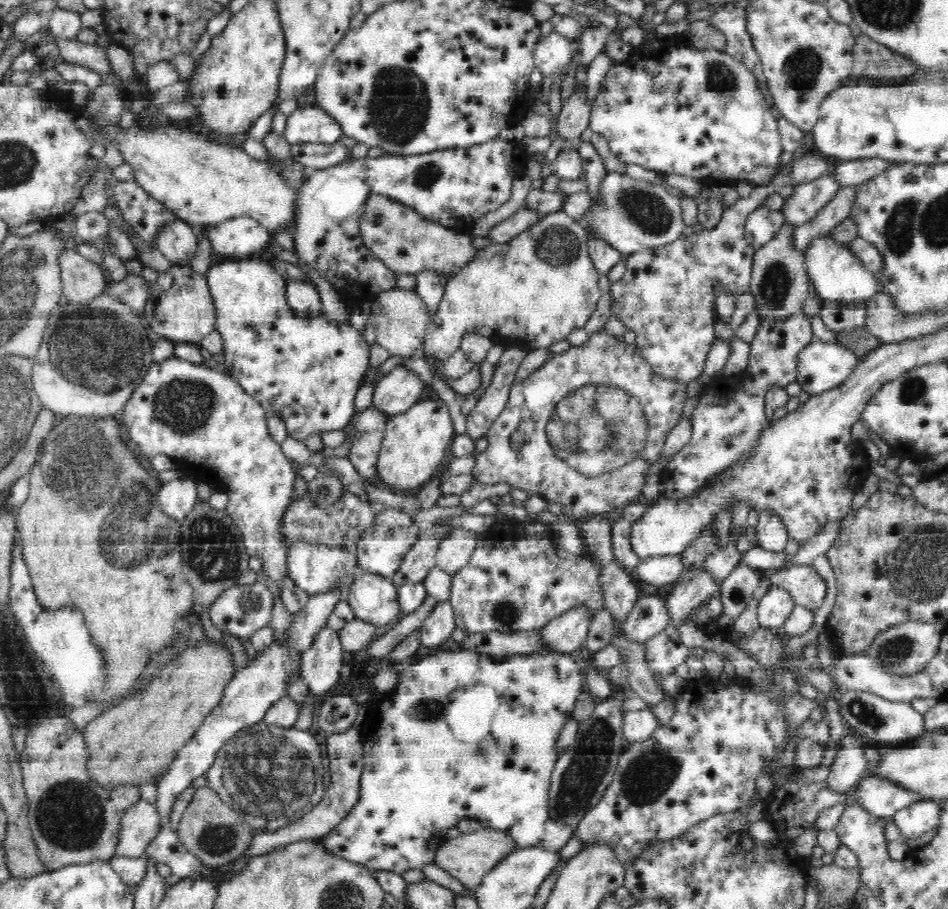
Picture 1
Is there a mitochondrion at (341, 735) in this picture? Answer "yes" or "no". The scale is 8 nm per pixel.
no

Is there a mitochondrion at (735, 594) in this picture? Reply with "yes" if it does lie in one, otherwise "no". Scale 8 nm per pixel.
yes

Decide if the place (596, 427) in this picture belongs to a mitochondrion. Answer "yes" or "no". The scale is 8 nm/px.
yes

